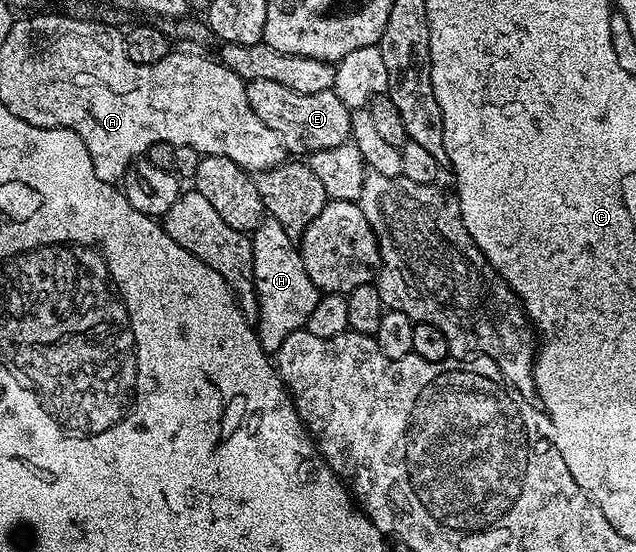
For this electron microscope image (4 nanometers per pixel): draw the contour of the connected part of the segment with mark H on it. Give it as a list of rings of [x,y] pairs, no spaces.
[[[265,218],[264,222],[251,232],[250,238],[256,296],[260,306],[260,342],[265,348],[279,349],[282,341],[290,337],[290,333],[307,328],[310,313],[314,313],[314,305],[318,305],[322,292],[316,288],[314,281],[310,281],[310,273],[306,273],[299,246],[290,237],[286,237],[286,229],[277,219]]]

